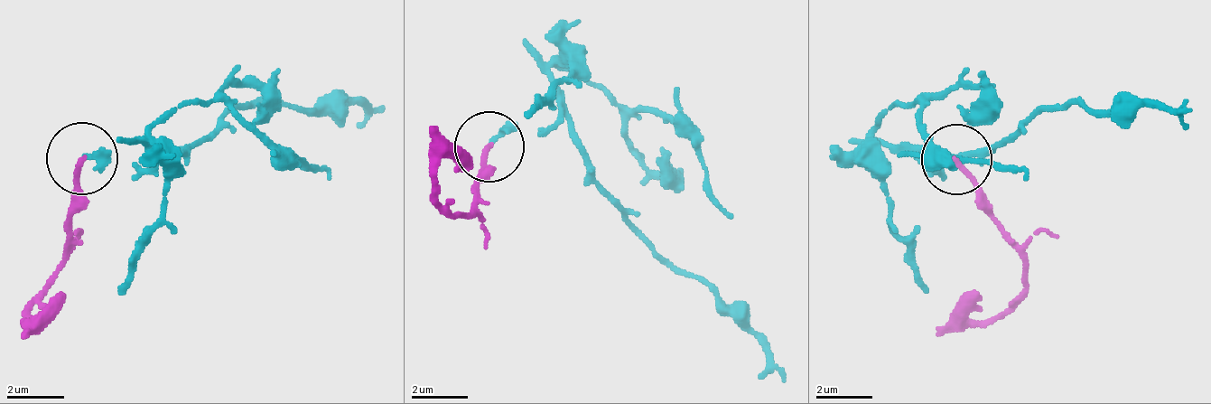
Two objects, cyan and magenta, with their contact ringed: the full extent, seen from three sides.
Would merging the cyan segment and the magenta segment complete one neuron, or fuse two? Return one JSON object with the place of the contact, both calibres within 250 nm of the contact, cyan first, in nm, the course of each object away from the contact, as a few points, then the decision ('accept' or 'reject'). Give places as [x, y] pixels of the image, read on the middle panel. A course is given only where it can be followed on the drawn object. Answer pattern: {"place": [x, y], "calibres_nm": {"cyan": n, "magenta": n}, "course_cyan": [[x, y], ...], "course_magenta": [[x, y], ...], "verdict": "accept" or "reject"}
{"place": [489, 146], "calibres_nm": {"cyan": 220, "magenta": 180}, "course_cyan": [[490, 145], [561, 117], [589, 180], [659, 258], [708, 286], [786, 383]], "course_magenta": [[490, 145], [462, 215], [456, 215], [434, 173], [442, 159], [470, 166]], "verdict": "accept"}

